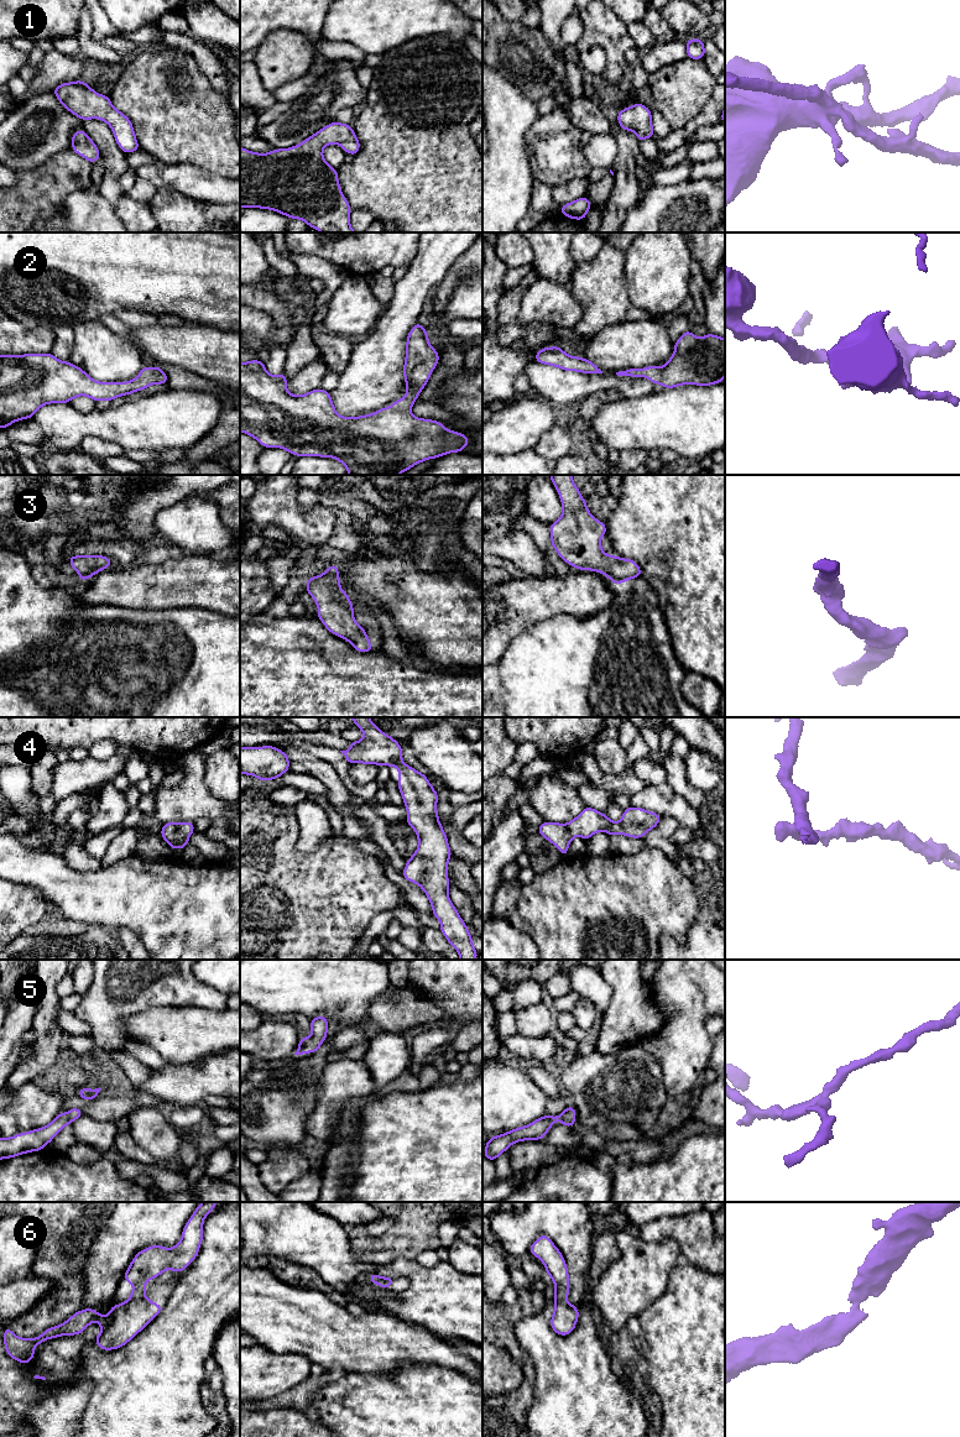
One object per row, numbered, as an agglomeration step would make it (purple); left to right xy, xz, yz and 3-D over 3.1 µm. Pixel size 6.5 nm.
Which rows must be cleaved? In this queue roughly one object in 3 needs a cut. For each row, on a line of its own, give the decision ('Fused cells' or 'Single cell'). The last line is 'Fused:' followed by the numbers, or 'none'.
1: Single cell
2: Single cell
3: Single cell
4: Single cell
5: Single cell
6: Single cell
Fused: none

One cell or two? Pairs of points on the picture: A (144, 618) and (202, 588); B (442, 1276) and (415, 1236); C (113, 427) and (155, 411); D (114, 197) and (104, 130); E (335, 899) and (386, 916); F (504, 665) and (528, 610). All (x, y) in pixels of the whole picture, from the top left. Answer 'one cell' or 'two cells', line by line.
A: two cells
B: two cells
C: one cell
D: one cell
E: two cells
F: two cells

